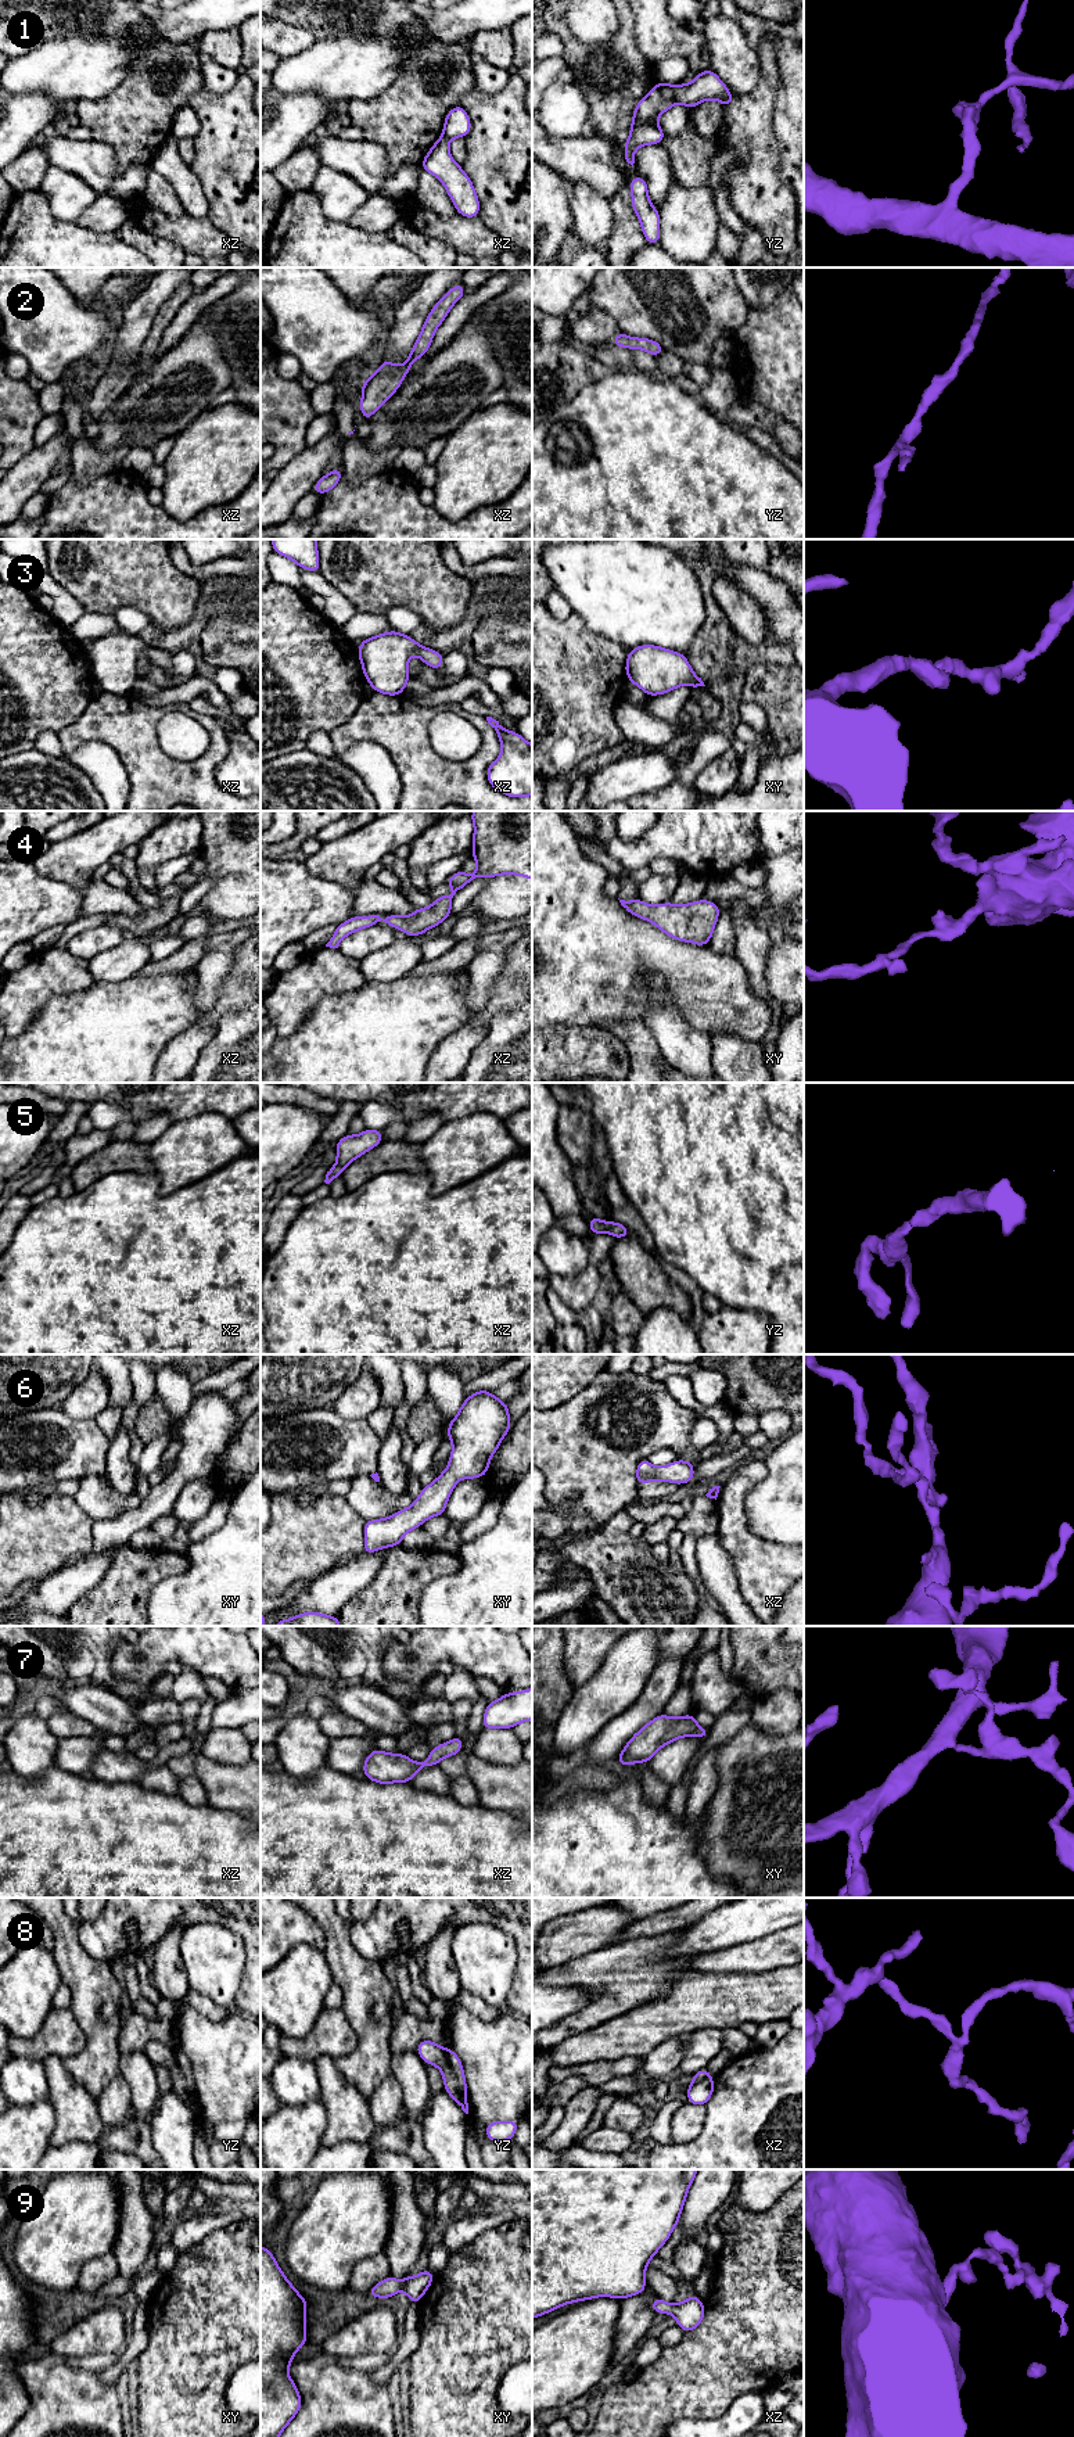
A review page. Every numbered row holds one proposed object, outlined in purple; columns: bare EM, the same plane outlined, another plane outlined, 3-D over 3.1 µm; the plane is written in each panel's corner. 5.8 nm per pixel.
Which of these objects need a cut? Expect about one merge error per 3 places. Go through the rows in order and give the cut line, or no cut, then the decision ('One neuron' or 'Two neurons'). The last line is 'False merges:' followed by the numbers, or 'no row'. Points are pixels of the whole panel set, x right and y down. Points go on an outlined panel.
1: Split along yz (672, 86), (678, 101). Two neurons
2: No split. One neuron
3: No split. One neuron
4: No split. One neuron
5: No split. One neuron
6: No split. One neuron
7: No split. One neuron
8: Split along xz (711, 2077), (693, 2084). Two neurons
9: No split. One neuron
False merges: 1, 8

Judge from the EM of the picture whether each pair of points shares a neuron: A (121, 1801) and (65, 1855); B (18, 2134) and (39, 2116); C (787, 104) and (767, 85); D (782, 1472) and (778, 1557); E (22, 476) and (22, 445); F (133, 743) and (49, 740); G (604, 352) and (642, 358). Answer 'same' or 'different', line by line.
A: same
B: same
C: different
D: different
E: different
F: different
G: same

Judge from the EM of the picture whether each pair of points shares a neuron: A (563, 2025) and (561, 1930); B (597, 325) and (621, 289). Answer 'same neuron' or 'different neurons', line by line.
A: different neurons
B: different neurons

